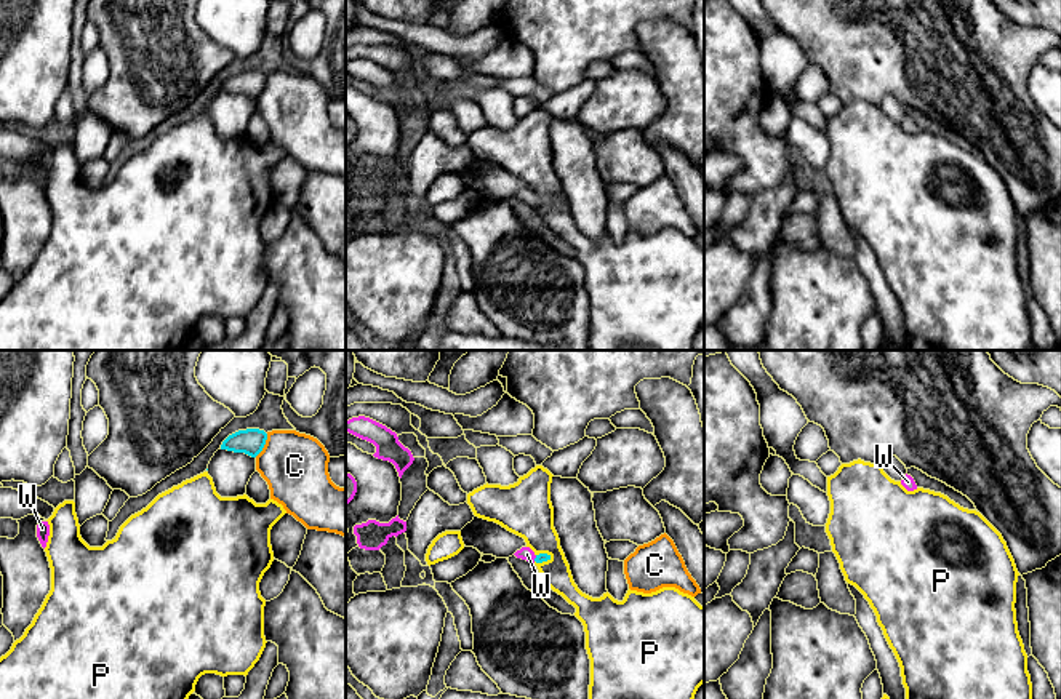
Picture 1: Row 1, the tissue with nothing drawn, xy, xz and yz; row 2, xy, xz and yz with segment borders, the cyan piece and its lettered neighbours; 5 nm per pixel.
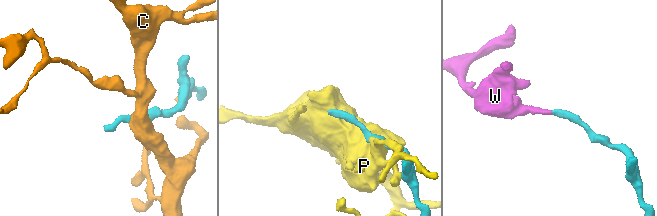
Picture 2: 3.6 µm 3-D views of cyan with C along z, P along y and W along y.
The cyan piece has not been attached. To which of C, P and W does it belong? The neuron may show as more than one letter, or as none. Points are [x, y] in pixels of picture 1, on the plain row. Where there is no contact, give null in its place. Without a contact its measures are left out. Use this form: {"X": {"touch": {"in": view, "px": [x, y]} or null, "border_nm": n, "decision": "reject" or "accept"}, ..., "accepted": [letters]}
{"C": {"touch": {"in": "xy", "px": [264, 85]}, "border_nm": 140, "decision": "reject"}, "P": {"touch": {"in": "xz", "px": [543, 202]}, "border_nm": 90, "decision": "reject"}, "W": {"touch": {"in": "xz", "px": [535, 200]}, "border_nm": 40, "decision": "accept"}, "accepted": ["W"]}

